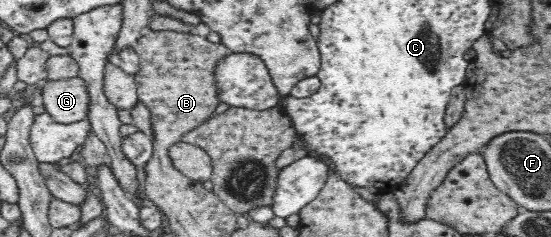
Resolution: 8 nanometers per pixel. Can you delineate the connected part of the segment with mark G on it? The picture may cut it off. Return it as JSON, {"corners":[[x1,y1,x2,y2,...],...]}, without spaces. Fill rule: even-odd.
{"corners":[[79,76,64,80,47,79,41,86,43,105,55,122,68,124,88,119,89,94,87,94,87,88]]}

